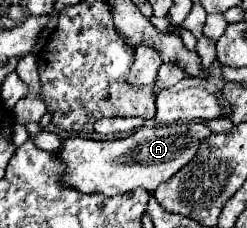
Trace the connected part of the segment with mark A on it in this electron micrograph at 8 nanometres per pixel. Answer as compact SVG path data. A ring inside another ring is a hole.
M174 122L166 126L140 128L138 132L118 140L90 140L80 136L64 138L64 148L58 156L66 162L64 184L78 188L80 192L100 192L104 196L116 196L134 188L156 190L160 182L168 182L180 168L194 160L202 140L212 130L202 122Z

